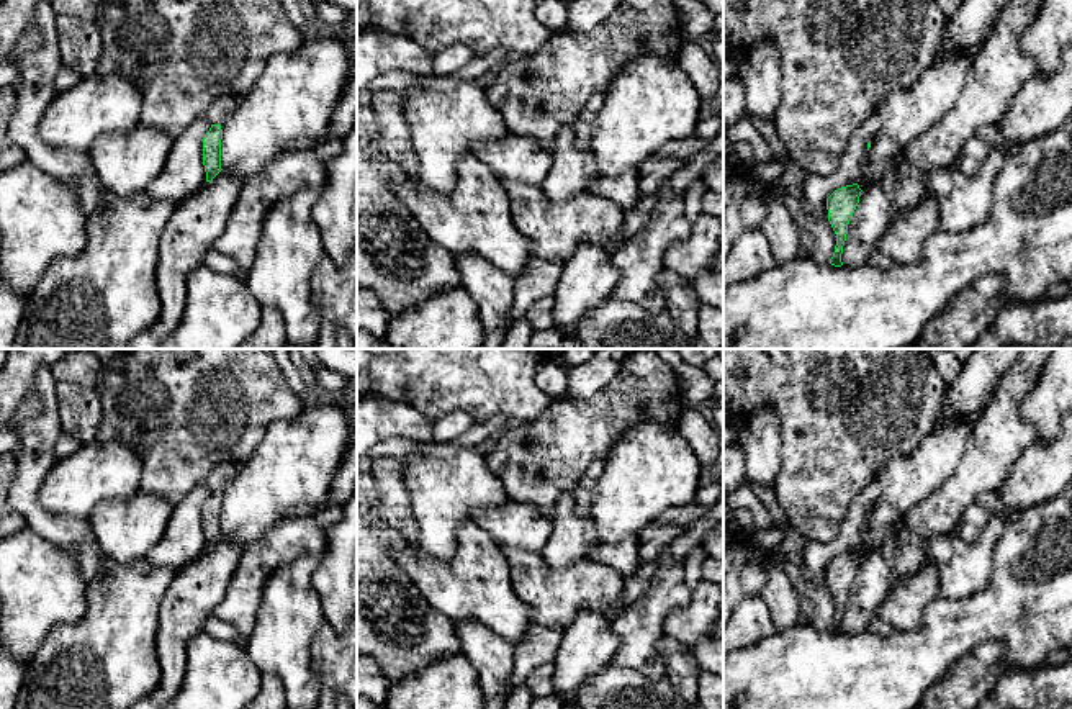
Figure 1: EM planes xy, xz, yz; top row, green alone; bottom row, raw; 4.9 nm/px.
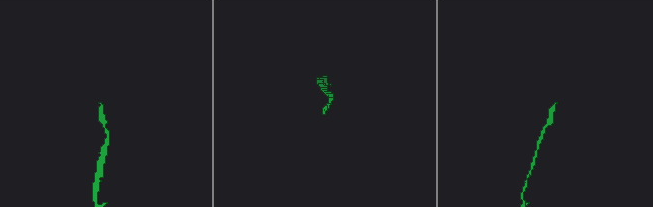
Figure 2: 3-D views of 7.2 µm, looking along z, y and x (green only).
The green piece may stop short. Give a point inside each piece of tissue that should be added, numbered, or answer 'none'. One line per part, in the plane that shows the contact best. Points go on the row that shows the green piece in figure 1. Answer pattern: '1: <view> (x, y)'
1: xy (225, 105)

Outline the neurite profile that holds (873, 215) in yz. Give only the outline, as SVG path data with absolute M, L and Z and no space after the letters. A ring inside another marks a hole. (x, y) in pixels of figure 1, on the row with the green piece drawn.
M899 152L884 172L884 177L861 192L859 203L848 224L841 254L843 265L867 265L867 259L876 251L877 241L885 234L892 221L895 178L902 157L903 152Z

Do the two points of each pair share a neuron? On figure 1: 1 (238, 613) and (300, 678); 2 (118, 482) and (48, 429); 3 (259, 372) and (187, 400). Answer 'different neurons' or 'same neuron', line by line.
1: different neurons
2: different neurons
3: same neuron

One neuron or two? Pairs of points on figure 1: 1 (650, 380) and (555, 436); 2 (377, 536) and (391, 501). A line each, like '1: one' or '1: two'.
1: one
2: two

